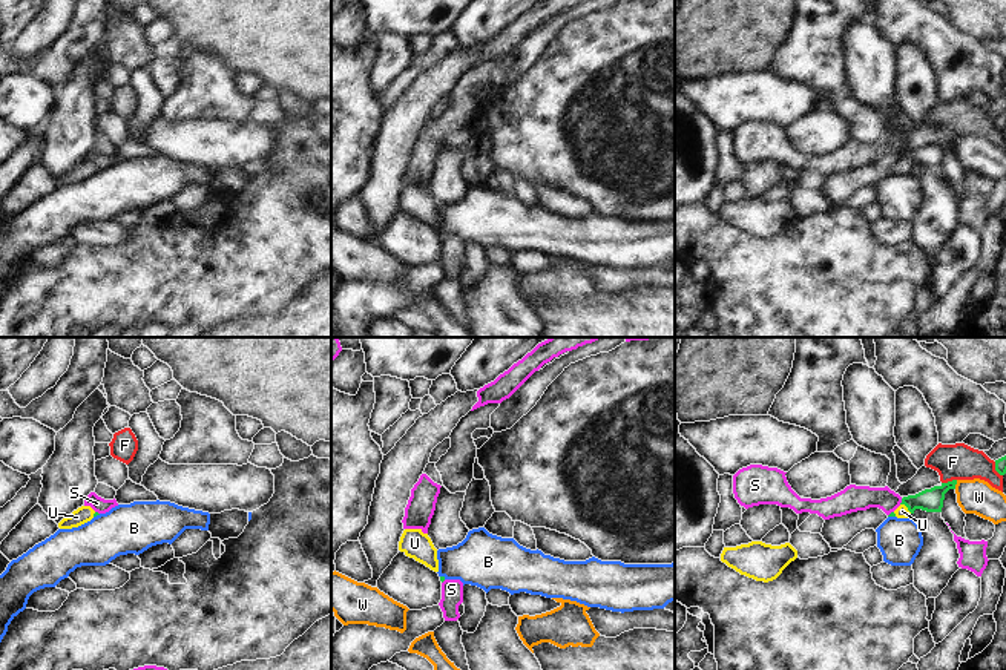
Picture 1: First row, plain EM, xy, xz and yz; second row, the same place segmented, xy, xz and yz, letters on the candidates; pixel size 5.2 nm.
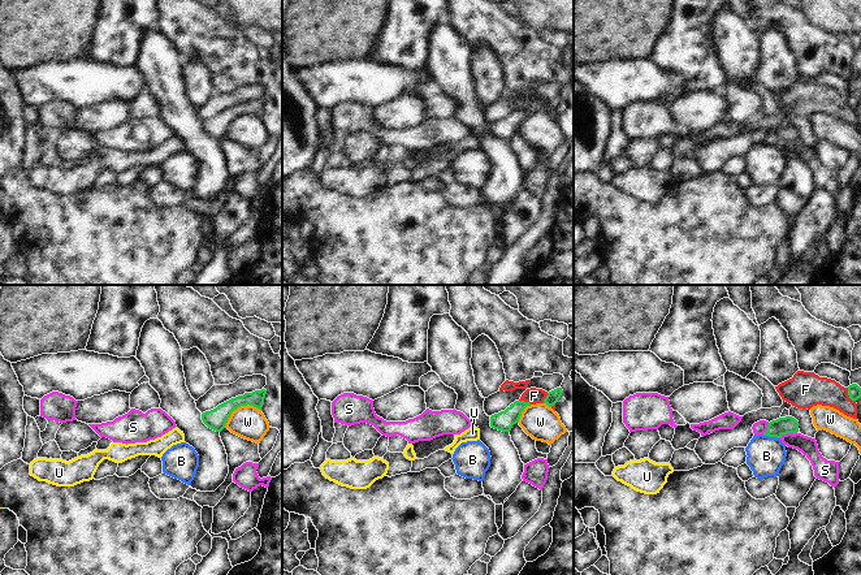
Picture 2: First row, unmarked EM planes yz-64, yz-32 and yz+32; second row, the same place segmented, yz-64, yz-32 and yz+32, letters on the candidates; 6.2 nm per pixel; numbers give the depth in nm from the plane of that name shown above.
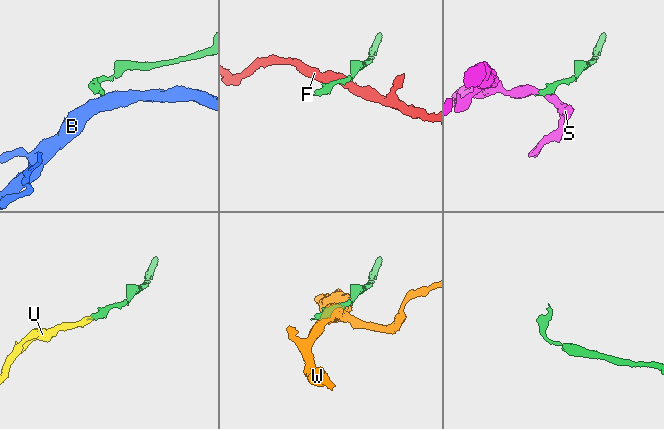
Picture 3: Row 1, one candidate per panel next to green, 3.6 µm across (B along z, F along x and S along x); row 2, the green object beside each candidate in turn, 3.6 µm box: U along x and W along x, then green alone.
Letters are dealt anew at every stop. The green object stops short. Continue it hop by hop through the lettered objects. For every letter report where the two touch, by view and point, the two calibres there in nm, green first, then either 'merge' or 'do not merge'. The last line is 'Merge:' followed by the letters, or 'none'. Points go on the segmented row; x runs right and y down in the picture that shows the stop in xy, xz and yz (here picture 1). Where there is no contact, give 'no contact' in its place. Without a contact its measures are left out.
B: contact yz (891, 515); calibres 20 and 220 nm; do not merge
F: contact yz (948, 482); calibres 130 and 190 nm; do not merge
S: contact yz (902, 502); calibres 130 and 130 nm; do not merge
U: contact yz (907, 506); calibres 130 and 70 nm; merge
W: contact yz (956, 483); calibres 130 and 180 nm; do not merge
Merge: U

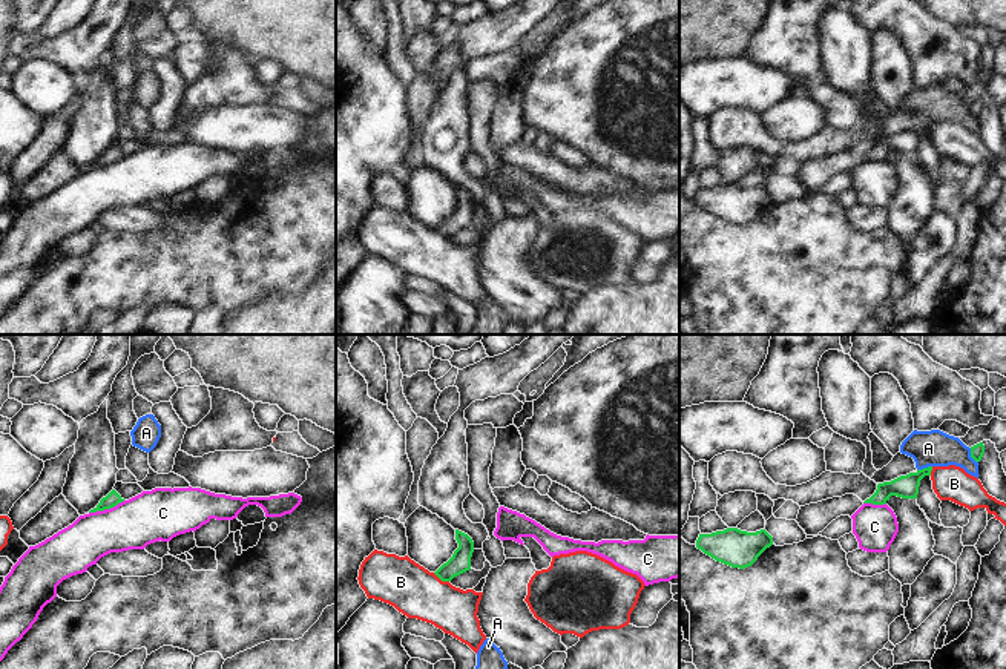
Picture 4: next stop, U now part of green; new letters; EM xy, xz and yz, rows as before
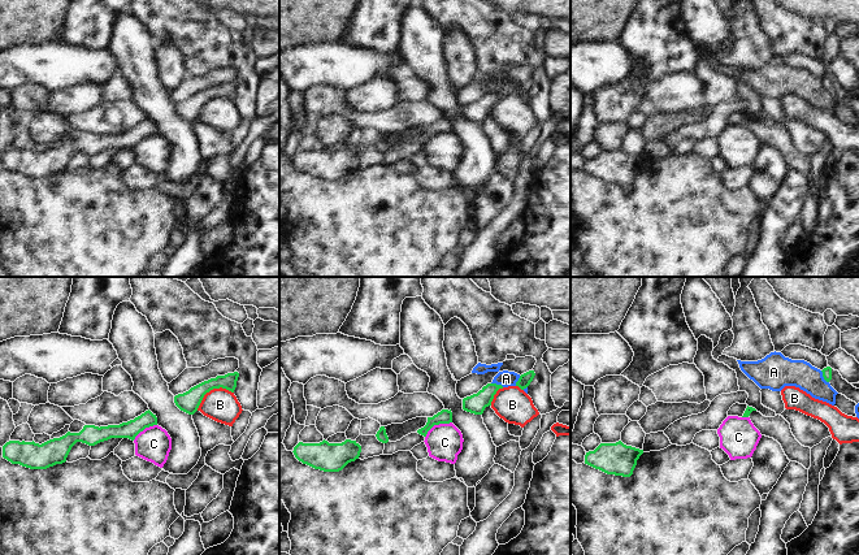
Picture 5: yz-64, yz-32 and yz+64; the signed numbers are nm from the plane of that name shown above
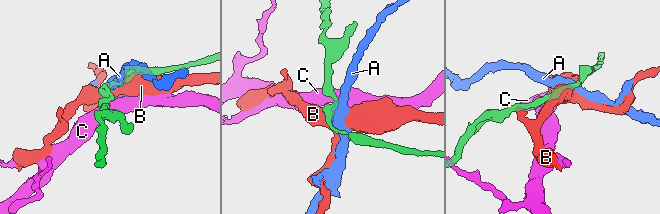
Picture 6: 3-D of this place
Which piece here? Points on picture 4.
A: contact yz (971, 456); calibres 70 and 190 nm; do not merge
B: contact xz (440, 579); calibres 110 and 260 nm; do not merge
C: contact xy (106, 508); calibres 80 and 260 nm; do not merge
Merge: none

